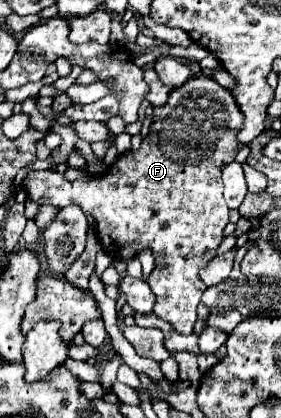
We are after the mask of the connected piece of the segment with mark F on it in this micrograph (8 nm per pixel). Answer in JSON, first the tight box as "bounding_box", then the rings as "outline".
{"bounding_box":[21,75,243,335],"outline":[[[197,75],[189,79],[181,89],[173,89],[165,105],[153,109],[149,135],[143,139],[139,151],[125,151],[111,167],[105,169],[105,173],[77,181],[67,181],[63,173],[53,169],[29,171],[21,181],[21,189],[27,193],[27,199],[37,205],[53,205],[61,209],[75,203],[85,213],[93,215],[97,237],[103,249],[115,261],[127,261],[145,249],[151,249],[155,257],[155,268],[147,282],[156,296],[153,313],[173,323],[179,333],[189,335],[197,319],[197,305],[203,291],[207,289],[199,277],[199,271],[215,259],[215,253],[223,243],[223,229],[229,223],[229,207],[223,199],[221,167],[225,163],[231,163],[241,147],[237,141],[237,131],[241,125],[243,115],[231,93],[211,77]]]}

